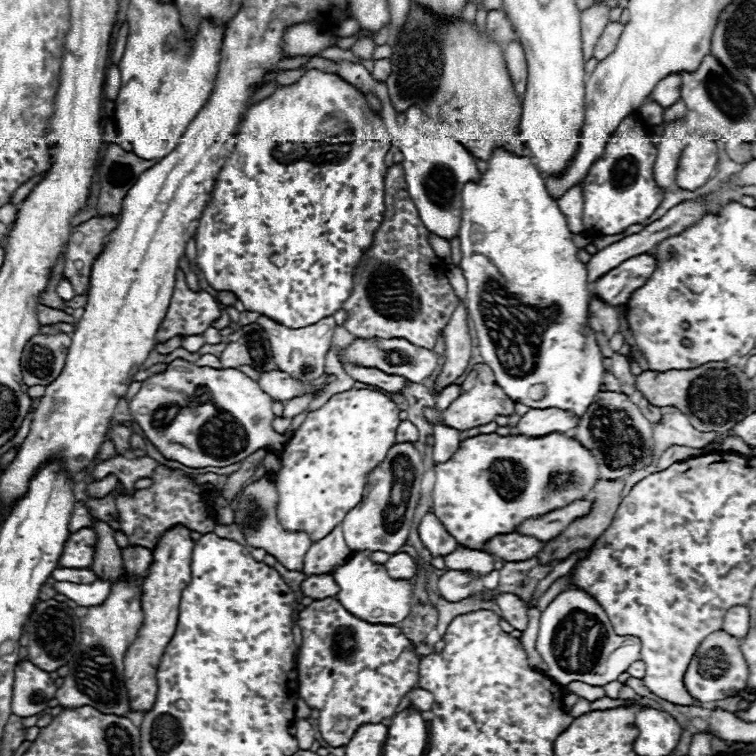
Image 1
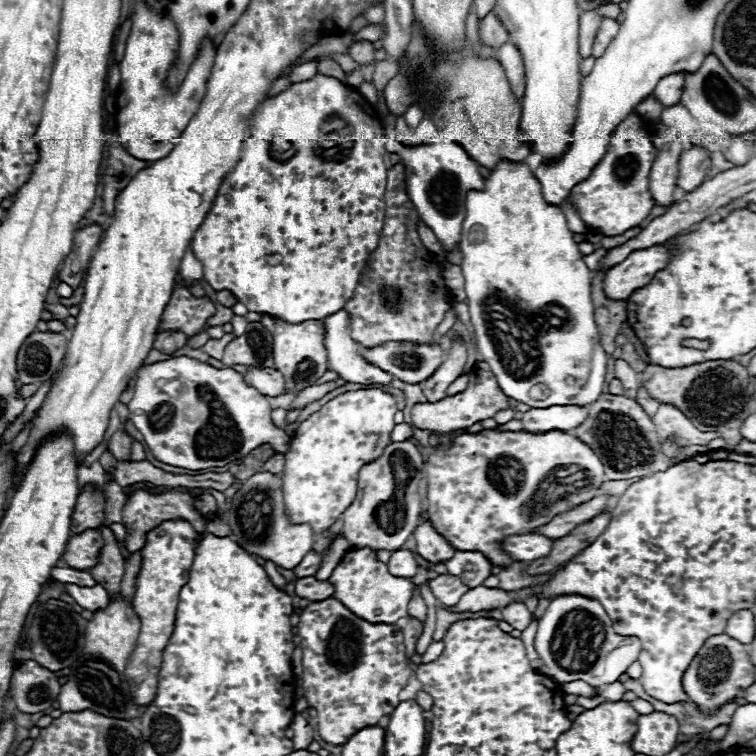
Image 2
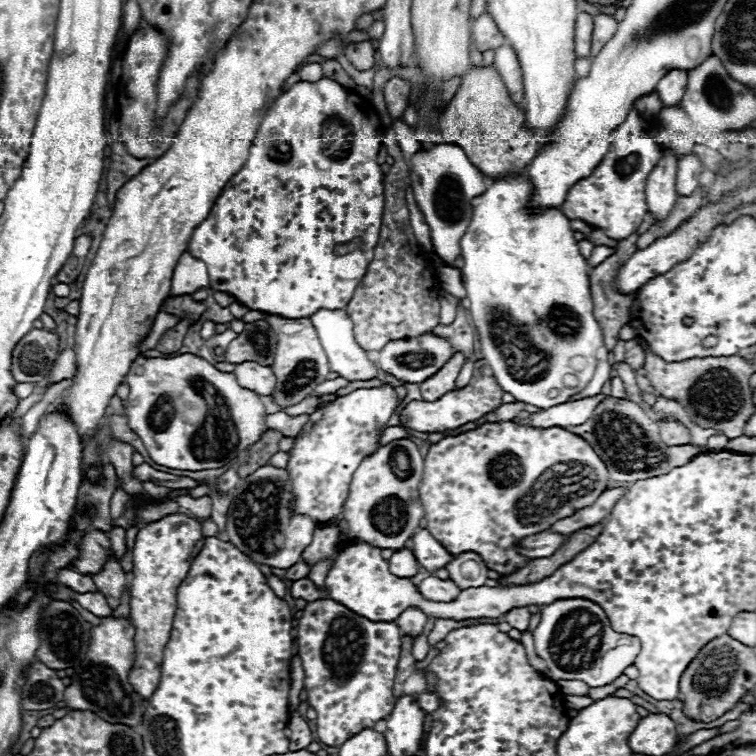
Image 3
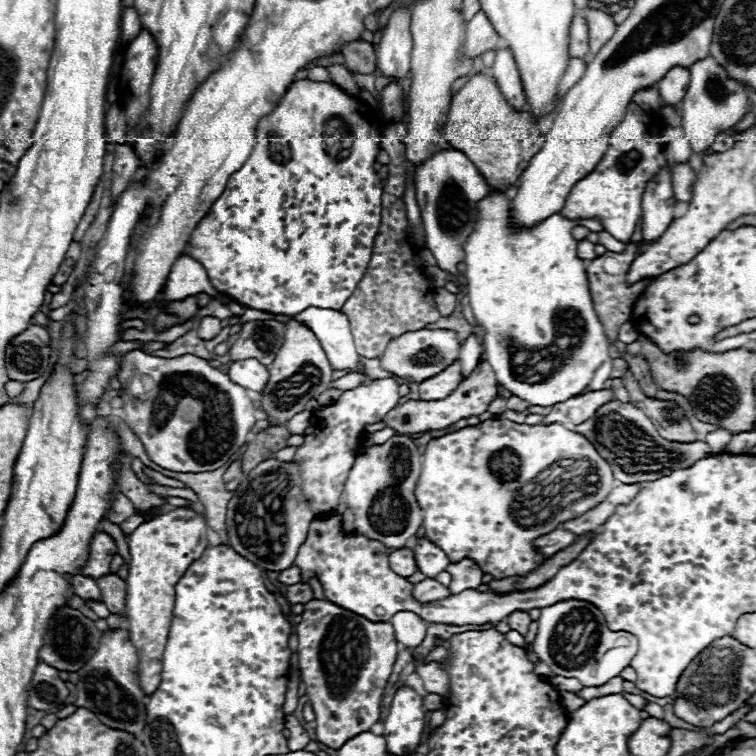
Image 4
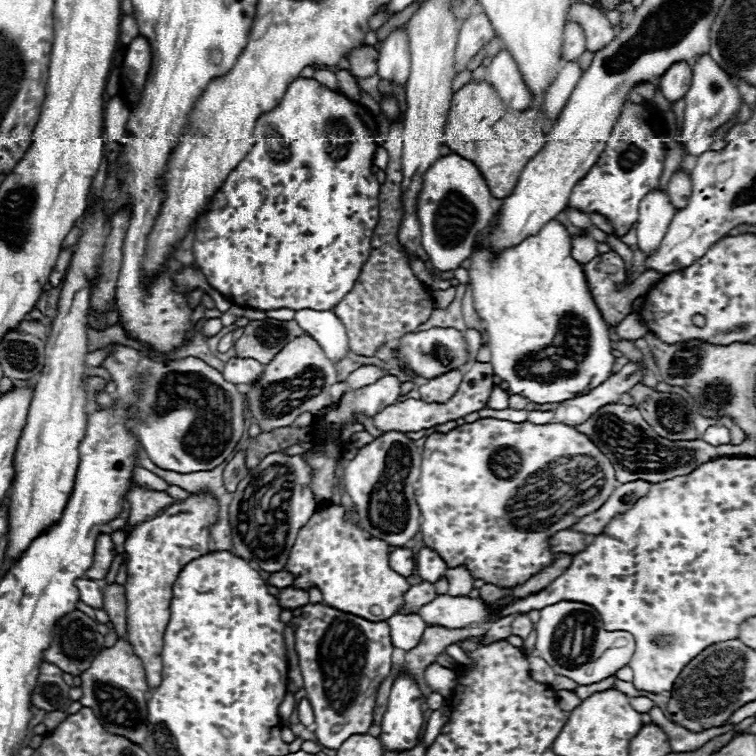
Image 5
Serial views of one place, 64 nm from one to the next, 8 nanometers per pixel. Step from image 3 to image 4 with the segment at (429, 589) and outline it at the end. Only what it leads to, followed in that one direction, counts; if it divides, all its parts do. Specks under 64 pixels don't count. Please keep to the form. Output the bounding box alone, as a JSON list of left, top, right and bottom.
[414,578,452,602]

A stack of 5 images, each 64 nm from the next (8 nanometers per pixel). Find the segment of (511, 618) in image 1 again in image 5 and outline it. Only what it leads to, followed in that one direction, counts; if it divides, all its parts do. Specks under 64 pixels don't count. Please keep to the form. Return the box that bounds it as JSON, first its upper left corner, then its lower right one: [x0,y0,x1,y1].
[512,614,534,638]

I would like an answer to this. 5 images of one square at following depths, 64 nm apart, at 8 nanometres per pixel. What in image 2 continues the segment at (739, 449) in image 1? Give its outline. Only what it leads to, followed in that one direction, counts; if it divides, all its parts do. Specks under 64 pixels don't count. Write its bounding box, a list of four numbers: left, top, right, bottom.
[640,360,752,450]

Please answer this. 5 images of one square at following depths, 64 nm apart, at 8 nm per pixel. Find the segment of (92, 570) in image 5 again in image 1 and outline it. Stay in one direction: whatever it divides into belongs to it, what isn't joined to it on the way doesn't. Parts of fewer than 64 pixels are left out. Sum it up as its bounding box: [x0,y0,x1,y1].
[58,528,96,568]

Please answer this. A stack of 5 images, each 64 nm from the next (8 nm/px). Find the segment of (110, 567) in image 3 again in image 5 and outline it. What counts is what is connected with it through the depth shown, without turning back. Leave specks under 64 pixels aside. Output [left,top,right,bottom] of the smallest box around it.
[102,584,126,638]

